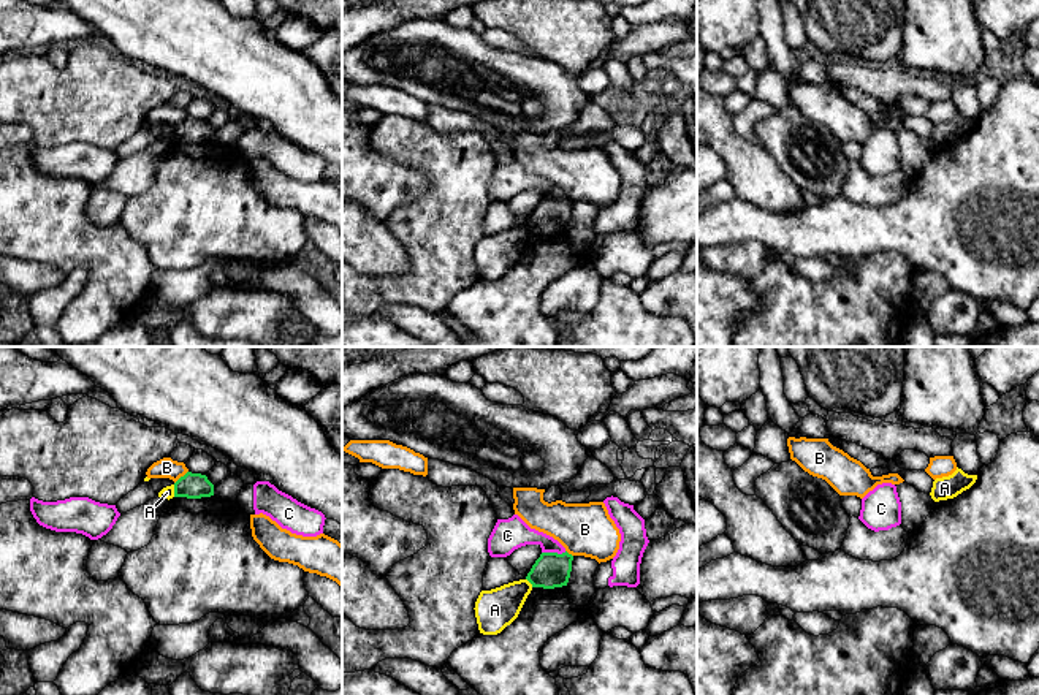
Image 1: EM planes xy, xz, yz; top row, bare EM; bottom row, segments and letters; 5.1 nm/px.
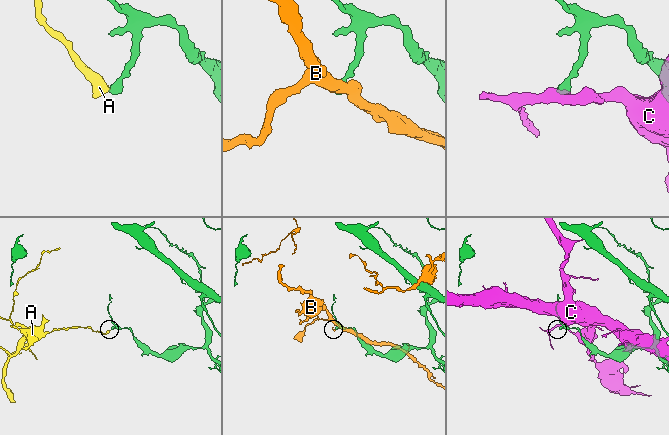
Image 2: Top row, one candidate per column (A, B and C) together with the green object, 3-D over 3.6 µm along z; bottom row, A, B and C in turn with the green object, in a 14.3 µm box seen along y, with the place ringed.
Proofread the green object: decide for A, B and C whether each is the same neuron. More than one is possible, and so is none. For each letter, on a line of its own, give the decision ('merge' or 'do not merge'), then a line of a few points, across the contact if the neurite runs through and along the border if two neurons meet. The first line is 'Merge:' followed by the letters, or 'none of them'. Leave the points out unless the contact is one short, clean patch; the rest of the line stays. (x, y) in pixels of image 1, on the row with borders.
Merge: none of them
A: do not merge | xy (173, 485), (175, 496)
B: do not merge
C: do not merge

